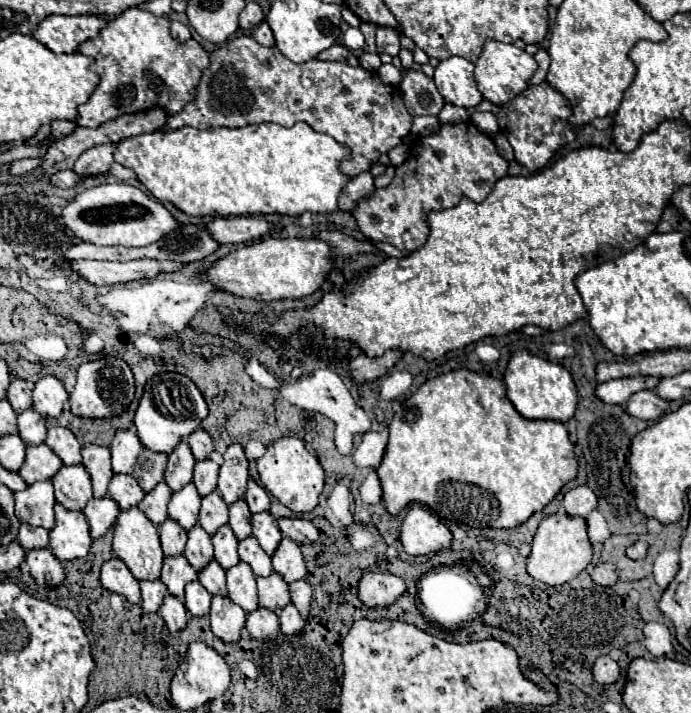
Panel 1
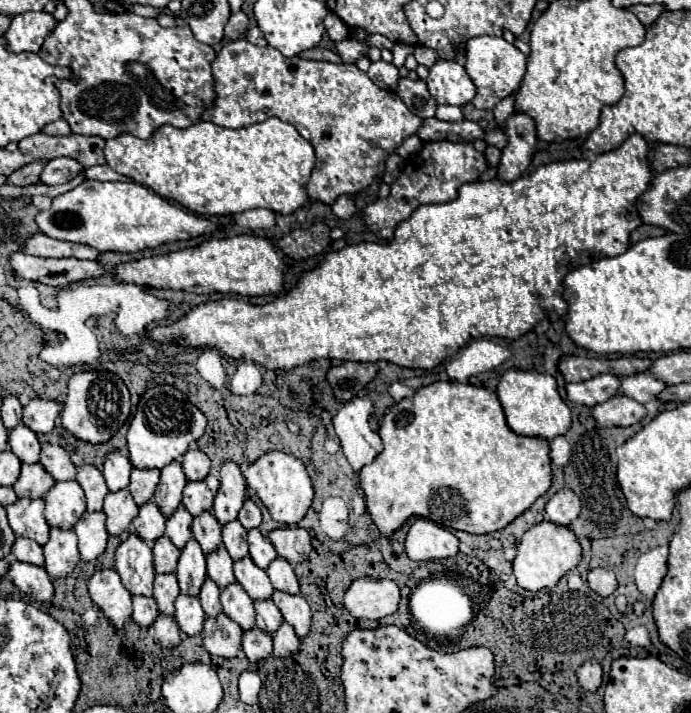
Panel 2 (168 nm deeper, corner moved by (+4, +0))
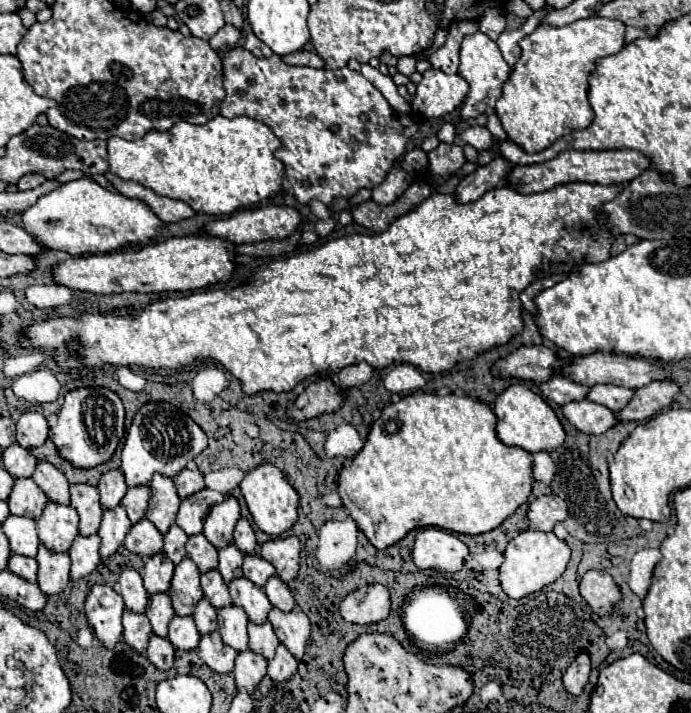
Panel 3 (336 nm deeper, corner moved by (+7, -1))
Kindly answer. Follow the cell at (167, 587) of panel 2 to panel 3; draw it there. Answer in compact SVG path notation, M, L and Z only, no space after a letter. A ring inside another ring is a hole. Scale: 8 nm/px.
M157 592L149 596L149 604L145 610L147 618L151 620L151 628L157 636L167 636L167 624L175 616L175 610L171 606L171 598L167 592Z

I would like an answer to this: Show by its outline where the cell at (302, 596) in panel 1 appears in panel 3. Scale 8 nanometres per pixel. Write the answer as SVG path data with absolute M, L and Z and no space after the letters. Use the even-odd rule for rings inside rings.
M271 608L269 622L273 624L277 638L289 648L289 652L297 660L301 660L301 656L305 654L305 644L307 644L309 634L311 634L309 618L299 608L295 608L291 612Z

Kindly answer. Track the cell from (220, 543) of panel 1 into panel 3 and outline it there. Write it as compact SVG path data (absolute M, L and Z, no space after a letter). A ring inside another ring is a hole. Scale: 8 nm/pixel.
M209 570L205 574L201 574L201 588L205 598L215 606L215 608L223 608L227 604L231 604L231 596L227 590L227 584L223 580L223 576L219 574L219 570Z

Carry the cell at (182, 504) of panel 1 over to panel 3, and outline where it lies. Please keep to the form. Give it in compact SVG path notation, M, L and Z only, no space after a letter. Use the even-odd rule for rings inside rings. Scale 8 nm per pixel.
M173 524L173 526L169 528L169 532L165 534L165 538L163 538L163 542L165 542L163 552L165 552L165 556L171 558L175 564L179 564L179 562L183 560L183 556L185 556L185 540L187 540L187 538L189 538L189 536L187 536L177 524Z

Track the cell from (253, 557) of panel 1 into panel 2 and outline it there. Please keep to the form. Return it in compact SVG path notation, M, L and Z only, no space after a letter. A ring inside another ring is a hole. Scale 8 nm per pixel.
M244 557L244 559L234 563L234 577L244 587L244 591L248 593L248 597L252 601L270 599L272 593L274 593L266 571L256 567L250 557Z

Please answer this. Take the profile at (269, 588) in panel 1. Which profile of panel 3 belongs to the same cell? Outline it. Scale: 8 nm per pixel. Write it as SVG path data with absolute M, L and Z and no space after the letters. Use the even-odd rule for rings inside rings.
M267 622L263 624L249 624L249 648L253 652L261 652L265 658L271 658L275 648L279 644L279 638L273 632L273 626Z

